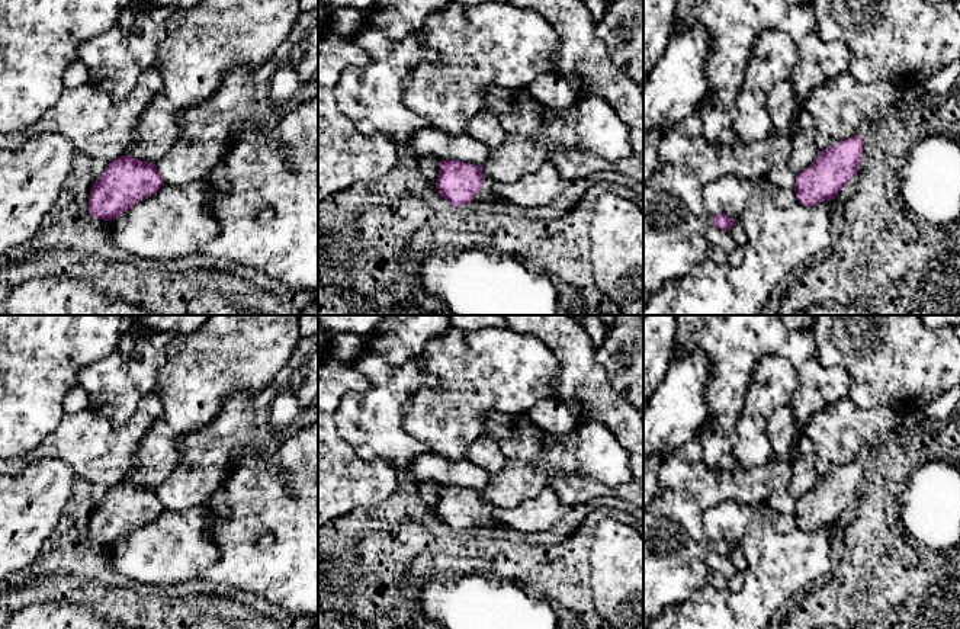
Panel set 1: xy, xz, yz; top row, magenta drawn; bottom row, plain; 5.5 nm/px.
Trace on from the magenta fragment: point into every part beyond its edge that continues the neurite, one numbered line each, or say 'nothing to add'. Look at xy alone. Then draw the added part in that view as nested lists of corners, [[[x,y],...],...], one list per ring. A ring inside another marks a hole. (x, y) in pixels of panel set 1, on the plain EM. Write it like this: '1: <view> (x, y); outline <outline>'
nothing to add

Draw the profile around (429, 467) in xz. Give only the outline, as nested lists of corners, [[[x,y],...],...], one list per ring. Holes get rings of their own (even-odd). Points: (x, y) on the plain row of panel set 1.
[[[436,452],[421,453],[411,465],[410,472],[417,482],[436,481],[442,485],[485,491],[491,474],[466,459],[449,459]]]

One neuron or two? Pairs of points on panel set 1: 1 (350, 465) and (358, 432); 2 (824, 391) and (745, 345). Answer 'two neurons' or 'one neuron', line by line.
1: two neurons
2: one neuron

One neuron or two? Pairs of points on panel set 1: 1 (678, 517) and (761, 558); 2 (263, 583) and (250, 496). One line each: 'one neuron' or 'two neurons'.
1: two neurons
2: one neuron

